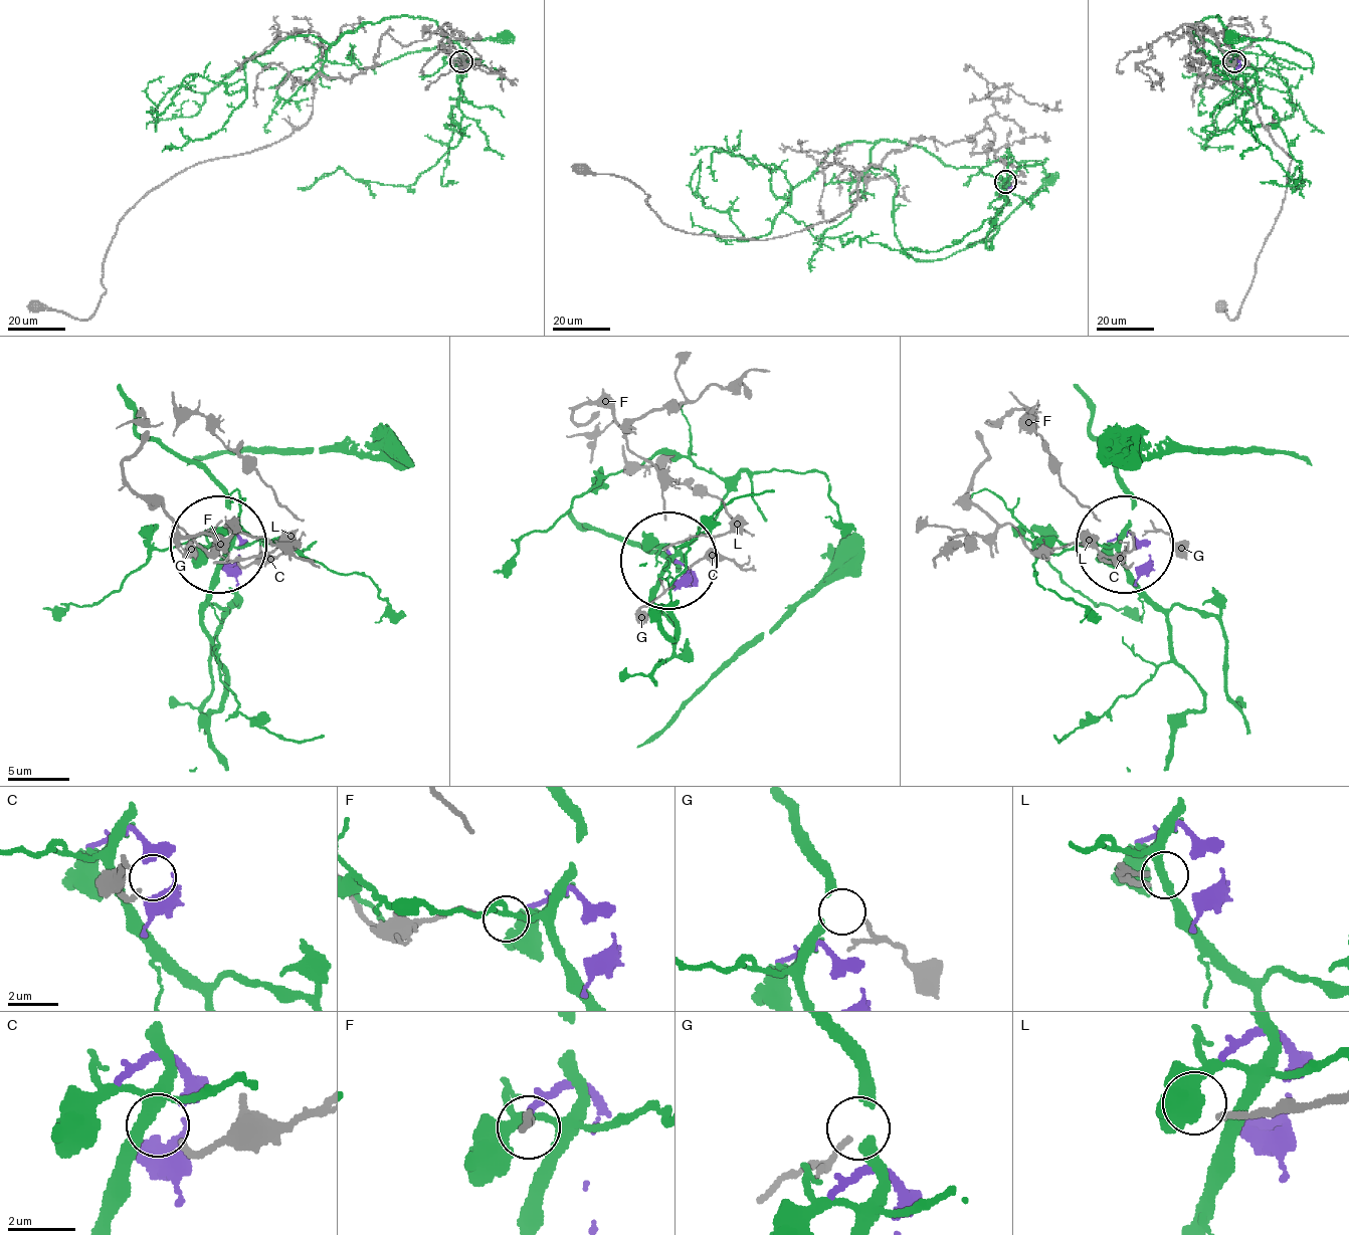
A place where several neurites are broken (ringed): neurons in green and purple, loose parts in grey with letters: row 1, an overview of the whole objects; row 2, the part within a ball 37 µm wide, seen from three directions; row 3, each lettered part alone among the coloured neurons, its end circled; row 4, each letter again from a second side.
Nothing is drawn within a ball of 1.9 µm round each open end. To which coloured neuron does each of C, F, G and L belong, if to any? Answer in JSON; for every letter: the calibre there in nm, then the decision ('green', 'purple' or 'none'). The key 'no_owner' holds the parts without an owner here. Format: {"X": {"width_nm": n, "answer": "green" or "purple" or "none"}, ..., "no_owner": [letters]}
{"C": {"width_nm": 200, "answer": "none"}, "F": {"width_nm": 160, "answer": "purple"}, "G": {"width_nm": 150, "answer": "green"}, "L": {"width_nm": 180, "answer": "none"}, "no_owner": ["C", "L"]}

